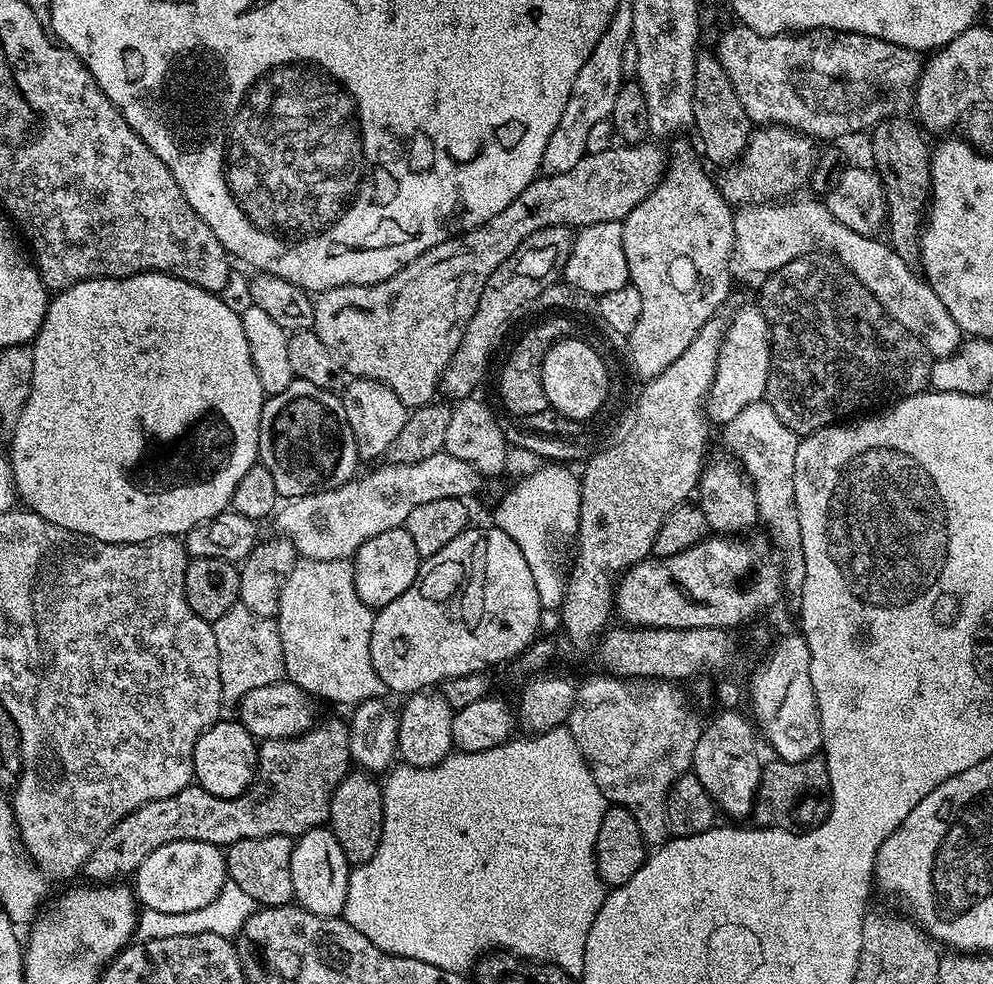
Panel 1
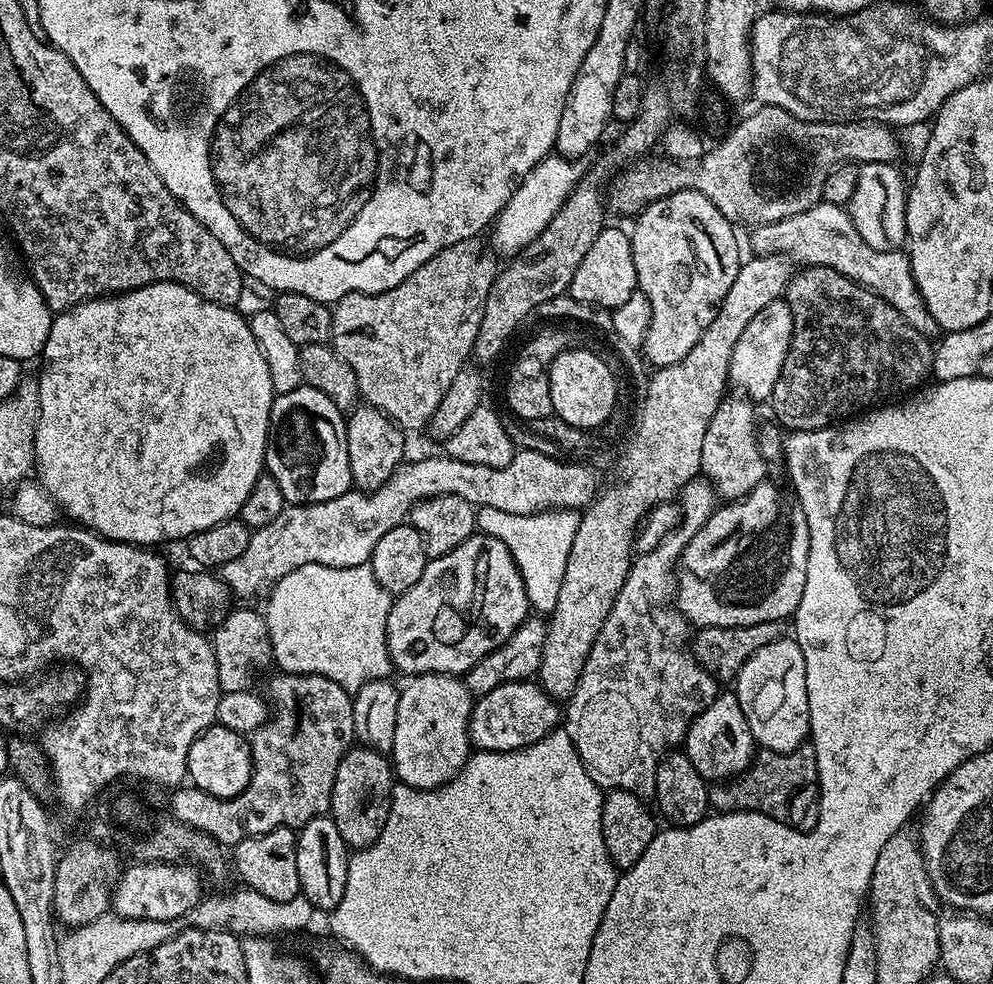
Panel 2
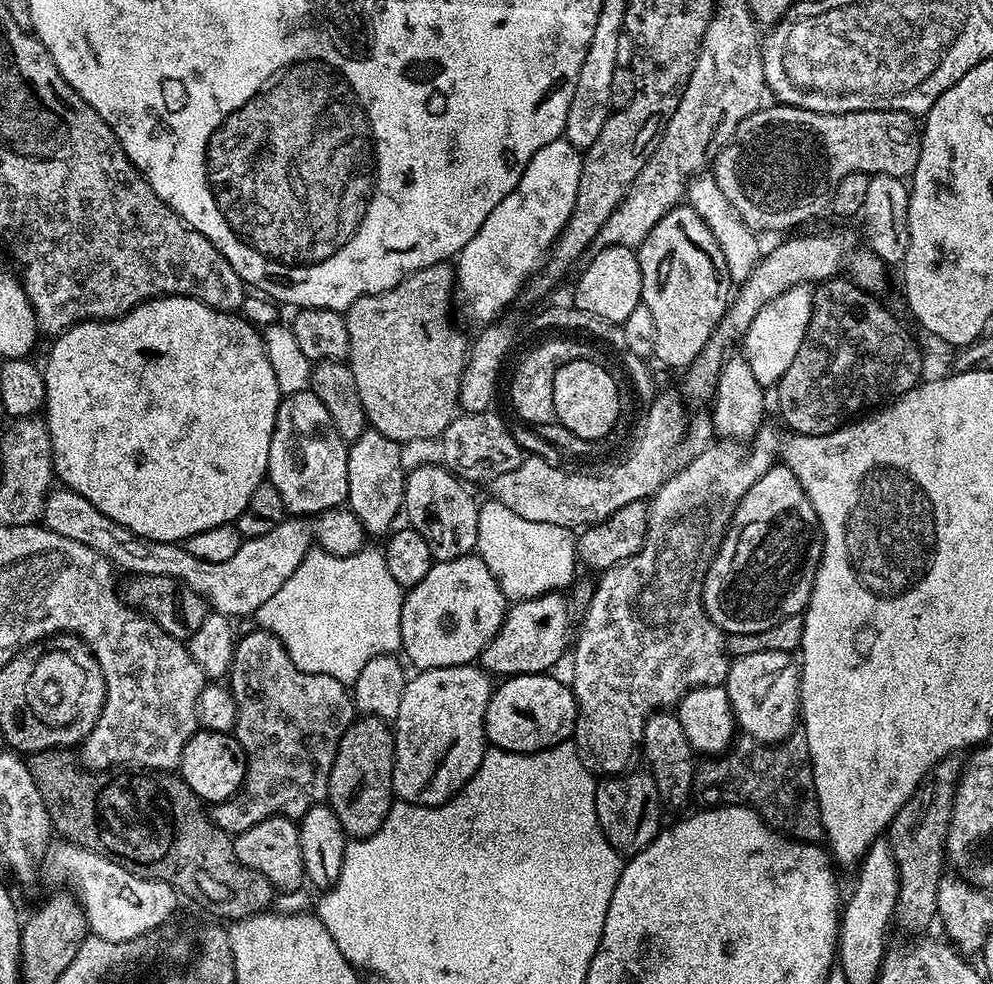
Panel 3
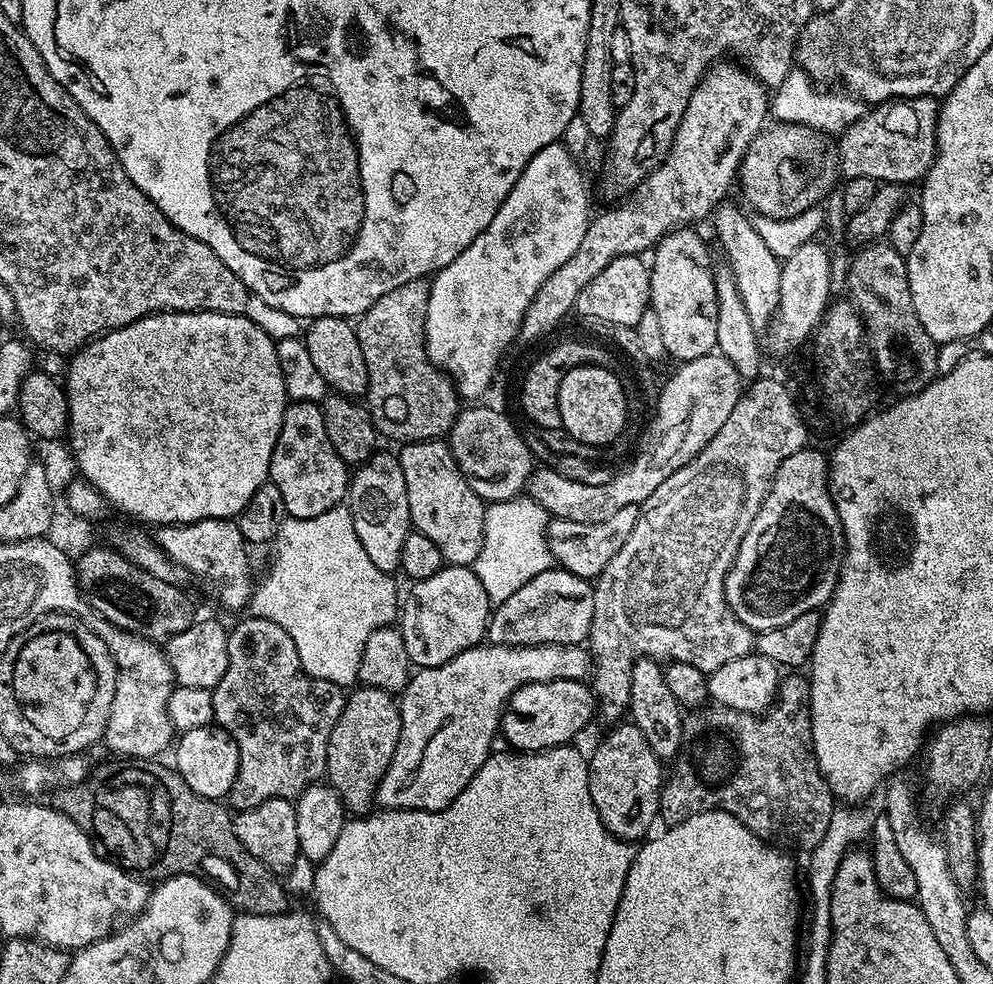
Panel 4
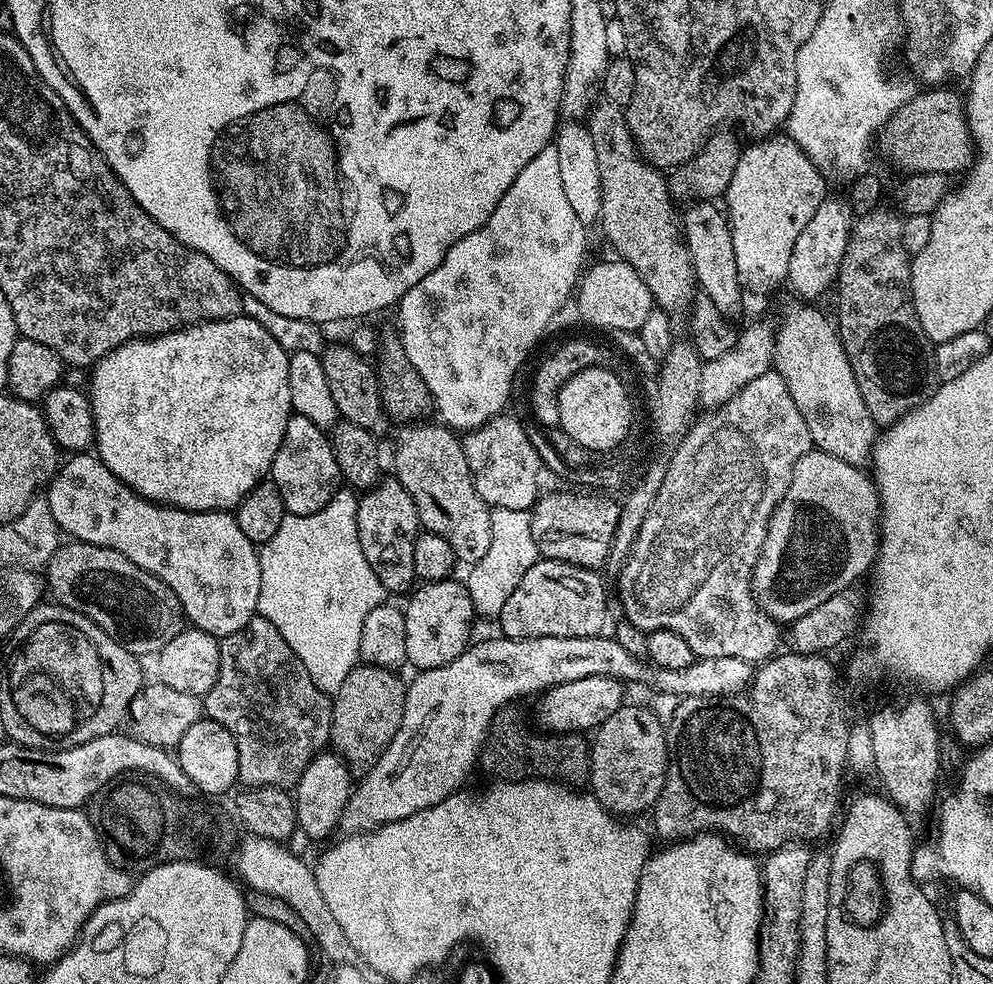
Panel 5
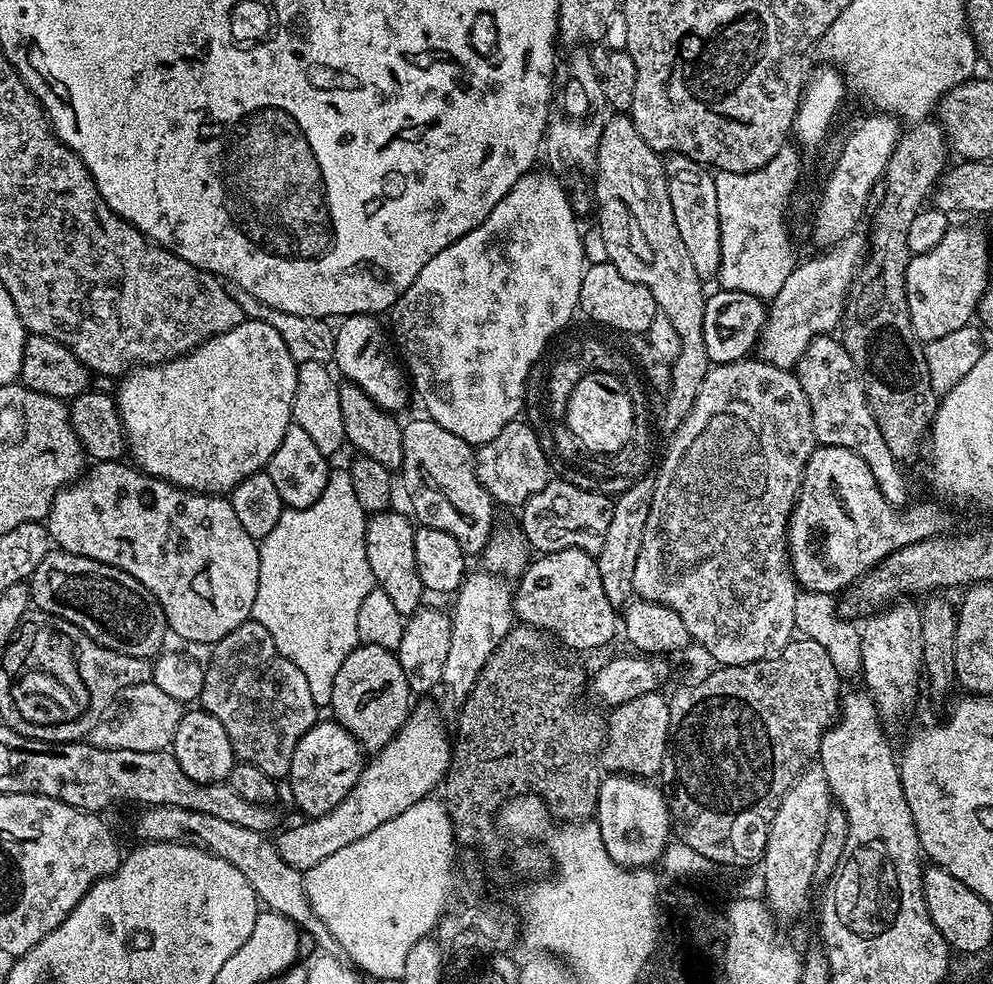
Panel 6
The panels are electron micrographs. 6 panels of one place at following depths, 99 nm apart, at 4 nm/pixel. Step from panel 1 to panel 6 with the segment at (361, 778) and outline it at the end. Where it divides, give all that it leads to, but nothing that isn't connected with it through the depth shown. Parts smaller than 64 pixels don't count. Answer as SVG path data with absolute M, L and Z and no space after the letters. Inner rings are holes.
M359 643L353 652L346 654L346 662L342 662L338 674L332 676L330 699L332 699L333 712L331 715L336 723L342 725L358 741L365 753L375 754L382 751L408 721L409 711L414 704L414 693L412 687L406 682L406 673L402 671L402 666L393 649Z

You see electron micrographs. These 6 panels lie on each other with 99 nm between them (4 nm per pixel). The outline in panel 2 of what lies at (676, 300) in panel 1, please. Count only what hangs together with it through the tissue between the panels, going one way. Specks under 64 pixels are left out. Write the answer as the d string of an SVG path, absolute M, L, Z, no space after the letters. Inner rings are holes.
M681 188L680 191L663 196L648 204L635 217L636 225L630 228L632 253L634 254L634 270L639 291L650 298L650 330L644 339L642 356L653 369L665 368L674 362L682 362L686 354L690 354L694 342L714 322L714 314L722 306L722 298L726 298L726 290L738 278L738 270L742 263L740 244L736 241L737 229L725 218L722 210L706 198L706 194L695 192L692 188Z

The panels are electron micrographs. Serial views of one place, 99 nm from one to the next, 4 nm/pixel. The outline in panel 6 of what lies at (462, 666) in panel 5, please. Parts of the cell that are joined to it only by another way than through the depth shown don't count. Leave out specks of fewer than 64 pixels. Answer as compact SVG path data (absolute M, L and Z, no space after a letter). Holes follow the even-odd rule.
M419 704L409 711L408 721L400 733L365 763L358 782L354 782L350 794L346 794L334 810L315 818L301 819L297 828L285 827L279 833L281 836L275 837L282 862L294 866L302 874L309 872L318 862L326 862L326 858L350 846L350 842L358 842L358 838L366 838L370 830L378 830L382 822L390 822L418 801L429 799L435 793L432 791L443 785L452 761L450 732L444 729L434 705Z

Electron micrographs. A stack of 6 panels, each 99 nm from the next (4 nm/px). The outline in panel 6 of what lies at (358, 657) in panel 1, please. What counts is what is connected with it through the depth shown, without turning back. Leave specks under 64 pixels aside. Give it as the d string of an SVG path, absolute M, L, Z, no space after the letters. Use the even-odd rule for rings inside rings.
M332 470L328 473L326 490L318 498L318 502L314 502L314 506L285 507L282 518L278 518L278 526L274 526L274 530L270 530L270 534L266 534L266 538L259 541L258 594L254 594L251 619L257 620L259 624L266 626L266 630L270 630L270 638L274 642L274 646L283 656L290 658L290 662L294 662L294 666L298 666L298 670L302 670L302 674L306 674L306 682L310 685L310 690L317 694L331 693L332 676L338 674L342 662L346 662L346 654L353 652L357 644L360 643L358 638L358 609L362 607L362 598L366 598L366 594L370 594L370 590L374 586L370 562L366 558L367 525L366 514L362 510L362 506L358 506L358 494L354 494L354 482L350 482L350 474L347 470L340 470L340 472Z

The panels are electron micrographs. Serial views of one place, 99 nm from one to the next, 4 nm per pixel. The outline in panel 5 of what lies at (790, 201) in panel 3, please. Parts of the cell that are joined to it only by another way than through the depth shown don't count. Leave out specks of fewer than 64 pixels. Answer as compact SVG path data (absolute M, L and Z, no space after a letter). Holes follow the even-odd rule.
M932 86L928 92L917 91L889 118L879 133L880 148L884 156L904 174L925 172L926 174L963 173L974 159L972 135L968 129L968 118L964 114L965 101L948 86Z

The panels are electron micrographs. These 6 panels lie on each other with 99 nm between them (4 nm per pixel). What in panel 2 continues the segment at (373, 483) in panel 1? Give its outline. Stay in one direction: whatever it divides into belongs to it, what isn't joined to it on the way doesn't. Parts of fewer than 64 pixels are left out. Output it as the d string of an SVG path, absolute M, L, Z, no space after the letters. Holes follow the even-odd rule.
M517 451L505 468L474 466L447 454L411 460L396 468L390 479L373 492L350 490L338 498L330 498L330 502L285 506L270 526L252 532L246 550L238 558L220 565L218 575L228 591L236 598L263 593L286 578L286 574L307 564L349 568L369 563L378 538L405 523L417 500L457 496L477 509L493 508L506 510L506 514L532 516L549 510L583 510L598 495L595 467L541 452Z

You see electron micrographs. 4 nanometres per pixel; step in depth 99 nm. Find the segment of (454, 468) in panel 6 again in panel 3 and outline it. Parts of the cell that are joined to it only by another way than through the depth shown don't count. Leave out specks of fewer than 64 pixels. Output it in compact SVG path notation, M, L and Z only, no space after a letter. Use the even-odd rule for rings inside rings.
M420 464L407 473L404 481L403 515L415 532L426 538L433 561L453 560L467 556L476 547L478 538L478 500L467 492L465 481L447 467Z

